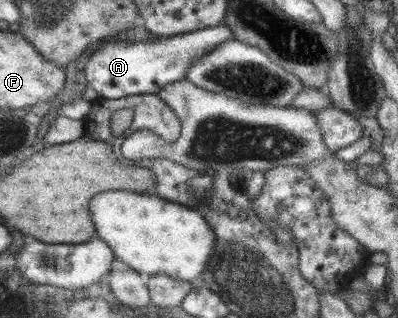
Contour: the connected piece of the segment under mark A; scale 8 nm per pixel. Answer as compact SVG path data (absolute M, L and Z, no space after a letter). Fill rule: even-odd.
M221 24L202 30L172 35L171 37L154 37L147 42L130 42L123 40L111 42L95 50L84 67L87 86L95 90L98 97L117 99L137 94L157 94L164 84L184 78L187 67L191 66L201 54L209 52L213 46L229 40L231 31Z

